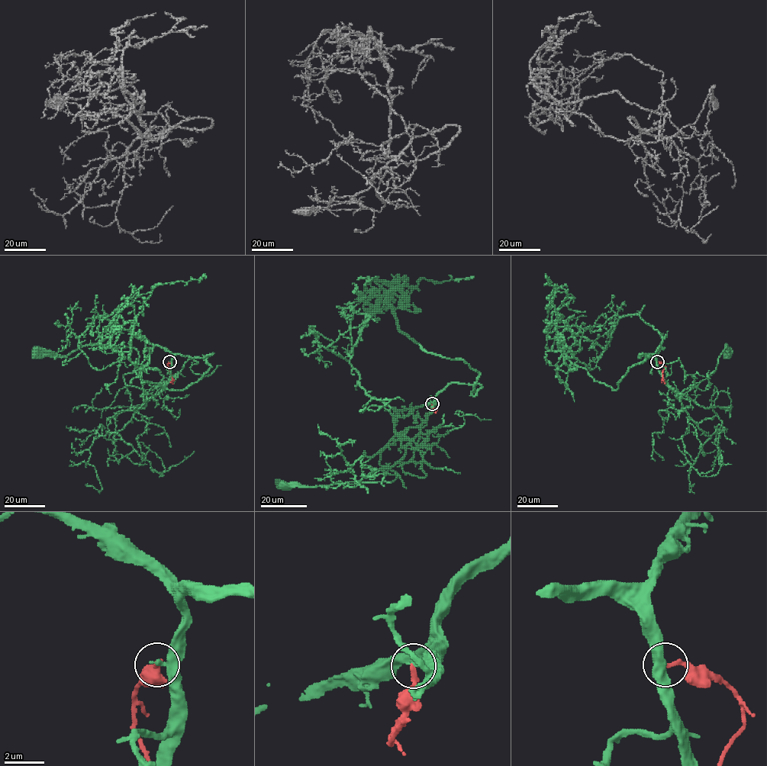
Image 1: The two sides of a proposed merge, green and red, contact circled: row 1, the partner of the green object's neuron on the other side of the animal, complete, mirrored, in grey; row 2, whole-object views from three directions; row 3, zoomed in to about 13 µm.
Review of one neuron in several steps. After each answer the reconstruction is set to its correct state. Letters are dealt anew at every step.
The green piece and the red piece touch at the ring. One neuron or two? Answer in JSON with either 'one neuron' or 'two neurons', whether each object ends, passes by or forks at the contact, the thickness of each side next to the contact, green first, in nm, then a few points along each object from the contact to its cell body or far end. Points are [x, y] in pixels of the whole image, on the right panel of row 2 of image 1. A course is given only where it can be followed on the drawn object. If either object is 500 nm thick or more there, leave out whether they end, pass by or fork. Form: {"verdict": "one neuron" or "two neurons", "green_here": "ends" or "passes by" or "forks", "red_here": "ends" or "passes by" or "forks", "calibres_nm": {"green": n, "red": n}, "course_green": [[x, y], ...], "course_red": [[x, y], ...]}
{"verdict": "two neurons", "green_here": "passes by", "red_here": "ends", "calibres_nm": {"green": 280, "red": 240}, "course_green": [[656, 362], [661, 377], [678, 398], [683, 391], [696, 386], [715, 370], [726, 345], [728, 352]], "course_red": [[656, 362], [665, 366], [662, 374], [664, 384]]}

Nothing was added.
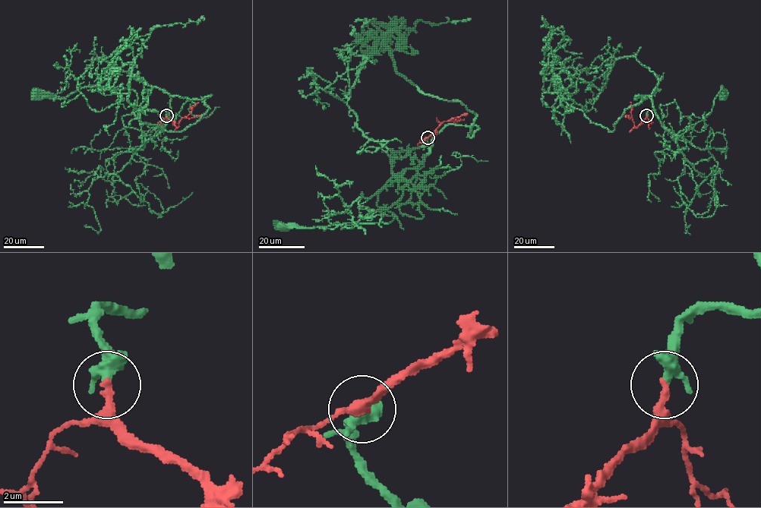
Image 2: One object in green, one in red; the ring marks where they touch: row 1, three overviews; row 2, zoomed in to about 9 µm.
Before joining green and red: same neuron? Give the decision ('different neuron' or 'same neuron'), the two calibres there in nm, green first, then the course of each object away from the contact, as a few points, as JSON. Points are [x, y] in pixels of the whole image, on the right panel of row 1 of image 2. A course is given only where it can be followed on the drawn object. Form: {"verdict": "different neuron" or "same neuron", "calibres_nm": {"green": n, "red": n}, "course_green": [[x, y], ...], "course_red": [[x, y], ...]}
{"verdict": "same neuron", "calibres_nm": {"green": 360, "red": 300}, "course_green": [[646, 115], [654, 110], [674, 140], [679, 132], [711, 112], [721, 86], [724, 93]], "course_red": [[646, 115], [635, 127], [630, 102]]}

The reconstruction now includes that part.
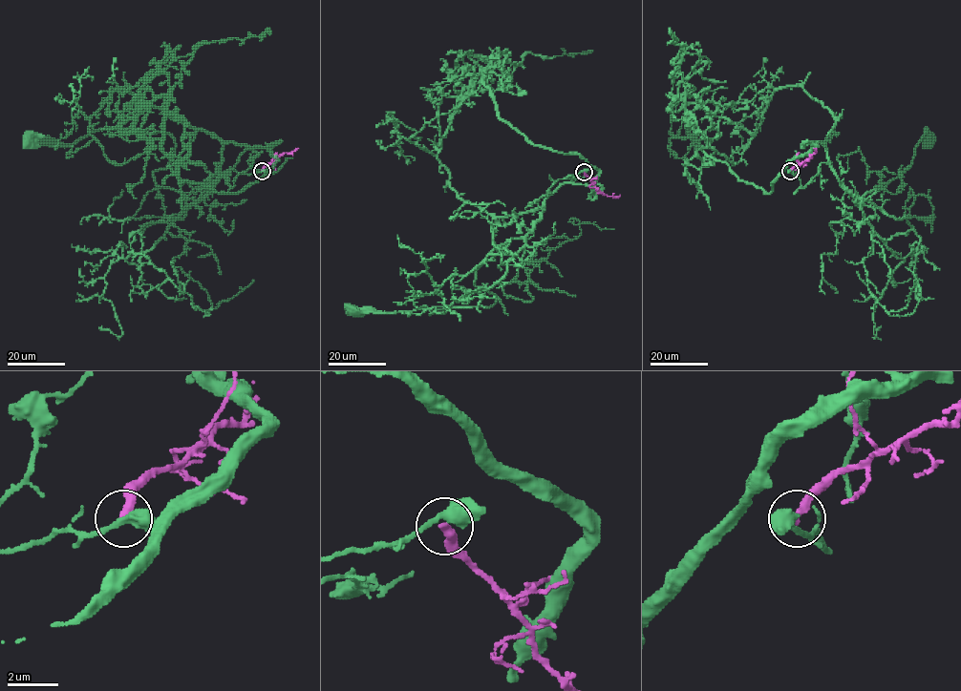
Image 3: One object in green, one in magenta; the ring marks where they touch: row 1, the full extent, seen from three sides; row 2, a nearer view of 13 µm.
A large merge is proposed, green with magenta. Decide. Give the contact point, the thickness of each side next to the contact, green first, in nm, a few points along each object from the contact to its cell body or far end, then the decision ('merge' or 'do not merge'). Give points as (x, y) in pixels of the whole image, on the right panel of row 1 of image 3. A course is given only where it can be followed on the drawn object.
at (790, 171); 400 nm thick on the green side, 320 nm on the other; green runs (790, 171), (802, 187), (820, 164), (829, 163), (858, 205), (910, 165), (926, 129), (928, 139); magenta runs (790, 171), (816, 152), (814, 148); do not merge

